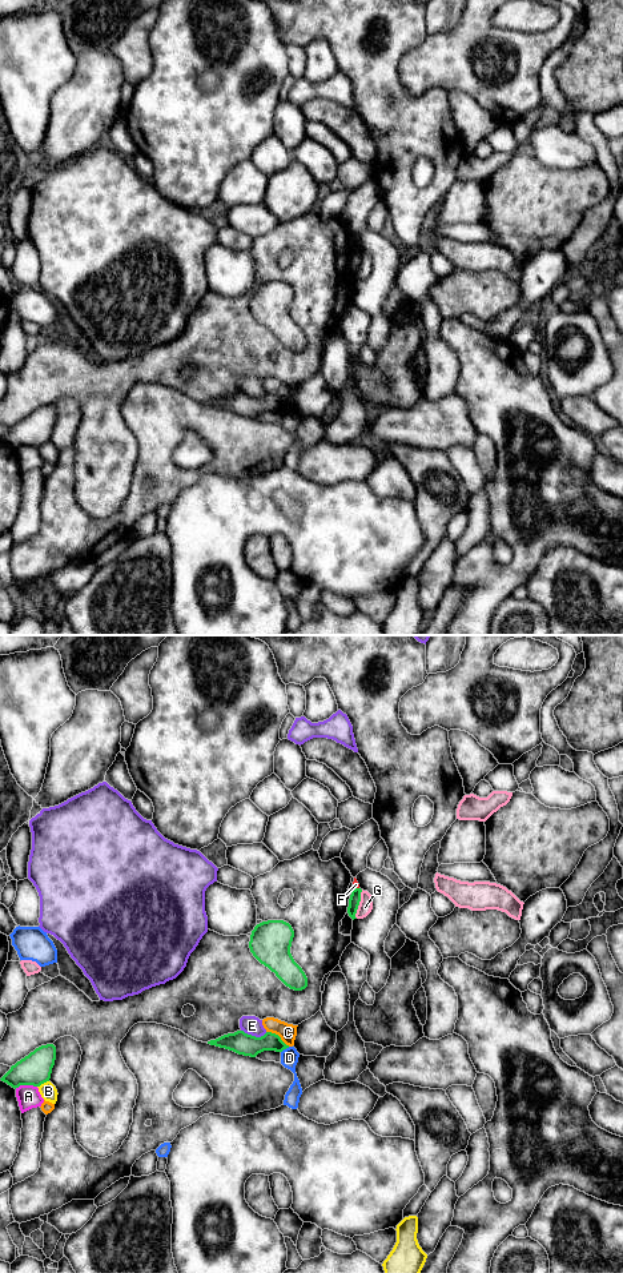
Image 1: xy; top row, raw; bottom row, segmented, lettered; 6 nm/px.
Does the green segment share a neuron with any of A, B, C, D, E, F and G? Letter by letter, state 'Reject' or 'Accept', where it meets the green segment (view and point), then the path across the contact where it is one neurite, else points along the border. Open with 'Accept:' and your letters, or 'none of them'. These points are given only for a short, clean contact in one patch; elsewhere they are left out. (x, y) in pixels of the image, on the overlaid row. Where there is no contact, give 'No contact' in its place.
Accept: none of them
A: Reject. Touches green at xy (25, 1084)
B: Reject. Touches green at xy (43, 1083). Boundary: xy (48, 1080), (37, 1087)
C: Reject. Touches green at xy (278, 1036)
D: Reject. Touches green at xy (285, 1048)
E: Reject. Touches green at xy (254, 1036)
F: Reject. Touches green at xy (356, 888). Boundary: xy (358, 887), (352, 890)
G: Reject. Touches green at xy (358, 904)

